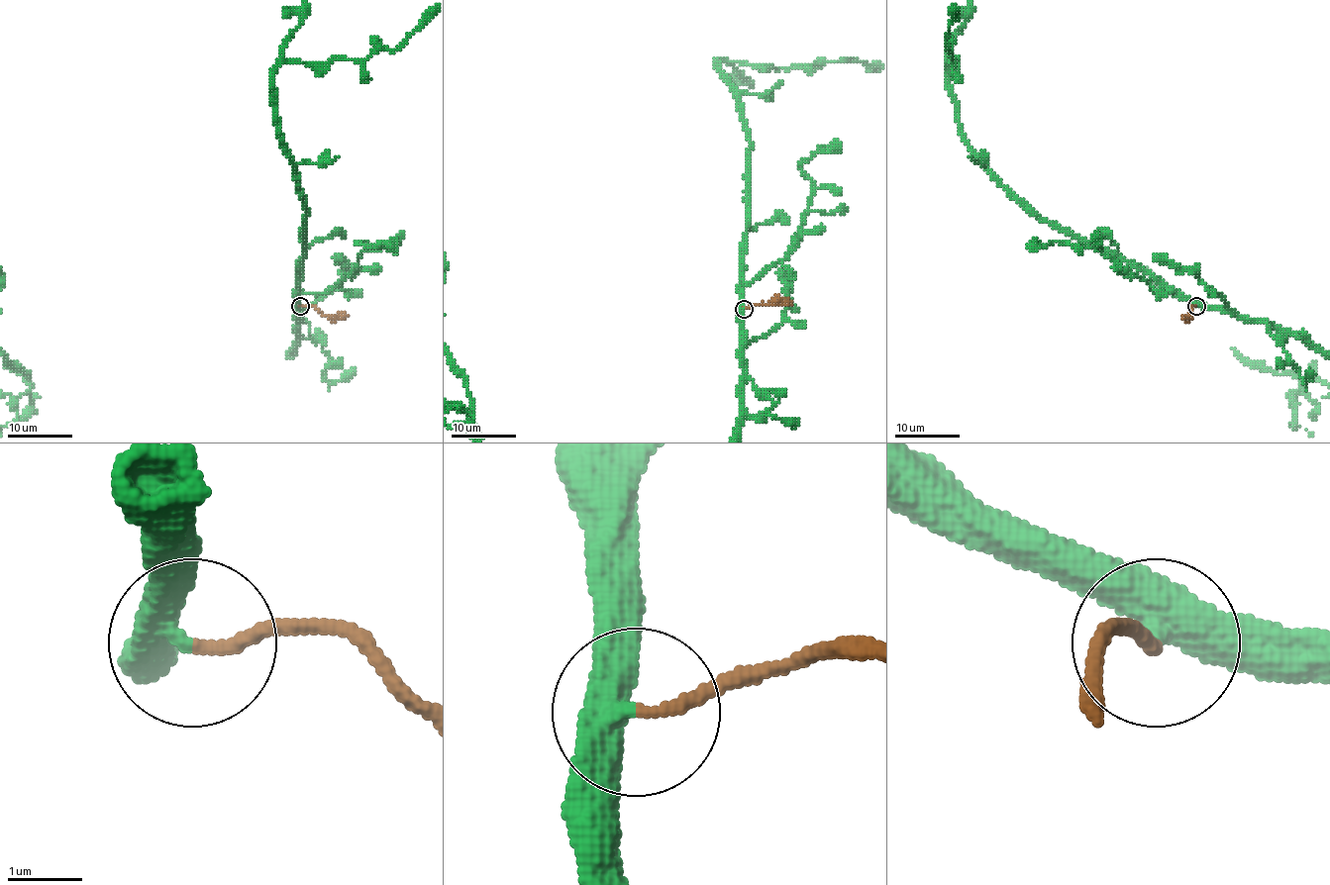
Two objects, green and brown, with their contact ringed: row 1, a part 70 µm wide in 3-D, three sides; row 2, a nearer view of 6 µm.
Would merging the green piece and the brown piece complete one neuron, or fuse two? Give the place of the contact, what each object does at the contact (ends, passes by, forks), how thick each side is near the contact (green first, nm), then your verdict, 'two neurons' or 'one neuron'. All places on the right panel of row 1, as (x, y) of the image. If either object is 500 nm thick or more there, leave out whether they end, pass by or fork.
at (1196, 306); green passes by; brown ends there; 400 nm thick on the green side, 160 nm on the other; one neuron

